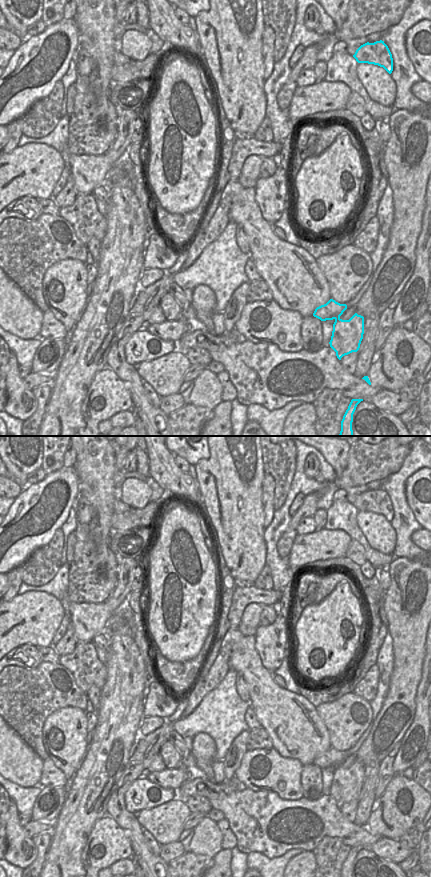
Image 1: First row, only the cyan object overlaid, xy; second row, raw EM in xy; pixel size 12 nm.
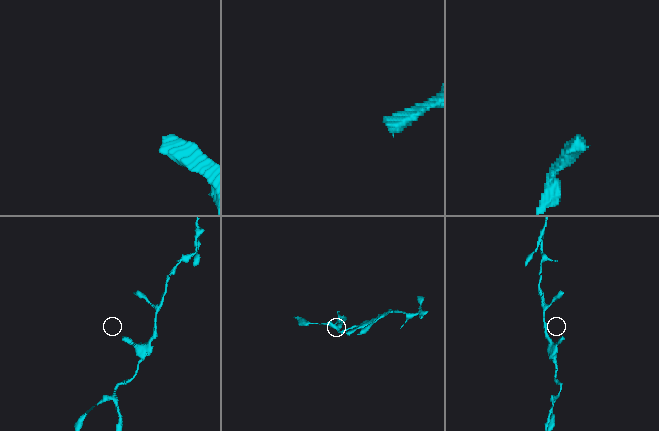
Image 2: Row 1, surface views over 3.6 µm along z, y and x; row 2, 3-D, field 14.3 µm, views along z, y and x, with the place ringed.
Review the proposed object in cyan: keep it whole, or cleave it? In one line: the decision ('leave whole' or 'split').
leave whole

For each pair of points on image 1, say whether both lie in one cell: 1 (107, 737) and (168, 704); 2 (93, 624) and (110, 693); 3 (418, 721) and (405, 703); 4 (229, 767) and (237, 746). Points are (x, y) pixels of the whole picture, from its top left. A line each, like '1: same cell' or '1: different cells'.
1: different cells
2: different cells
3: different cells
4: same cell

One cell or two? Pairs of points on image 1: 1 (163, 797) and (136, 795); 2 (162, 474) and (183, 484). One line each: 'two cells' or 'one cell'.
1: one cell
2: one cell

